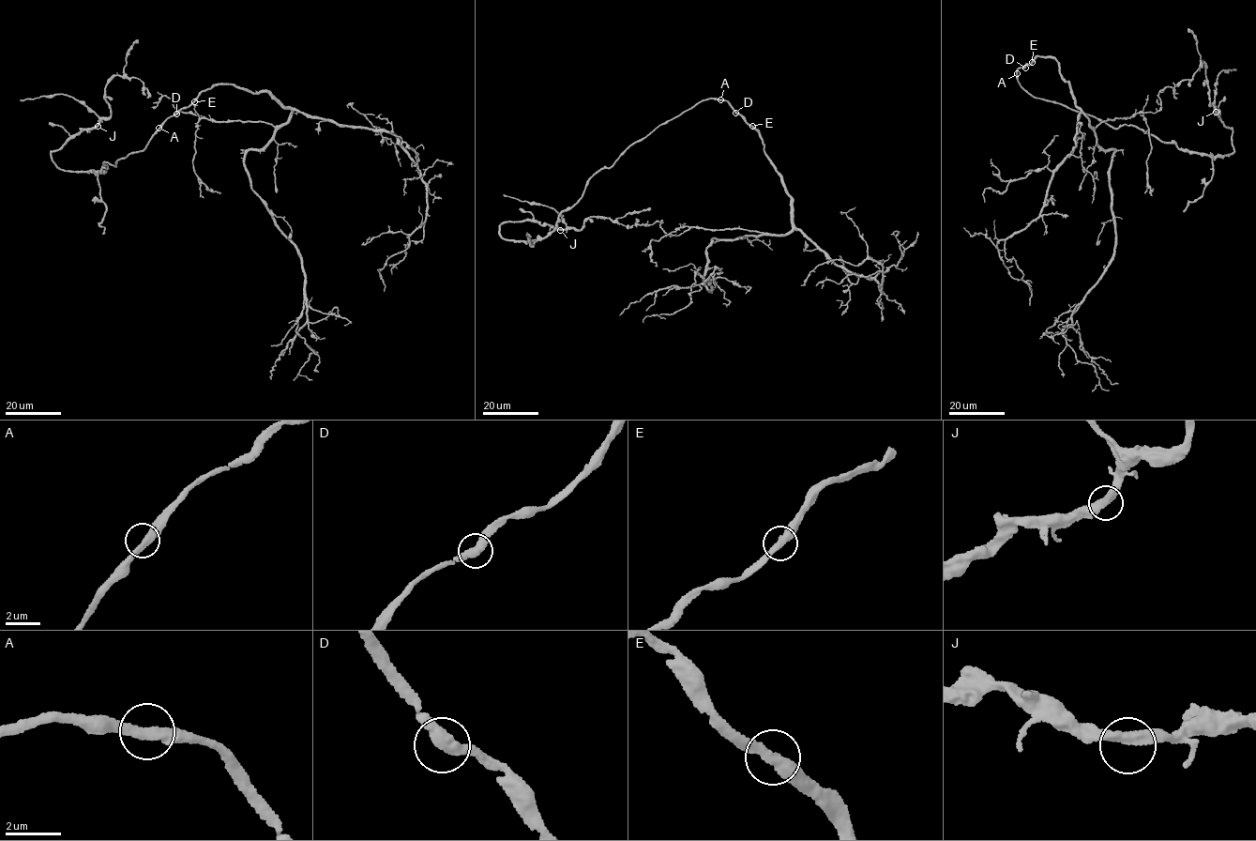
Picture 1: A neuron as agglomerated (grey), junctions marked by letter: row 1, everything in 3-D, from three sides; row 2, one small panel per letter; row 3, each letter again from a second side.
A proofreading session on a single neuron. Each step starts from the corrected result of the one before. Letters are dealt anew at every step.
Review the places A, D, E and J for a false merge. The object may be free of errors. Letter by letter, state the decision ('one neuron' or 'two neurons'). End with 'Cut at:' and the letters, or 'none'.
A: one neuron
D: one neuron
E: one neuron
J: one neuron
Cut at: none

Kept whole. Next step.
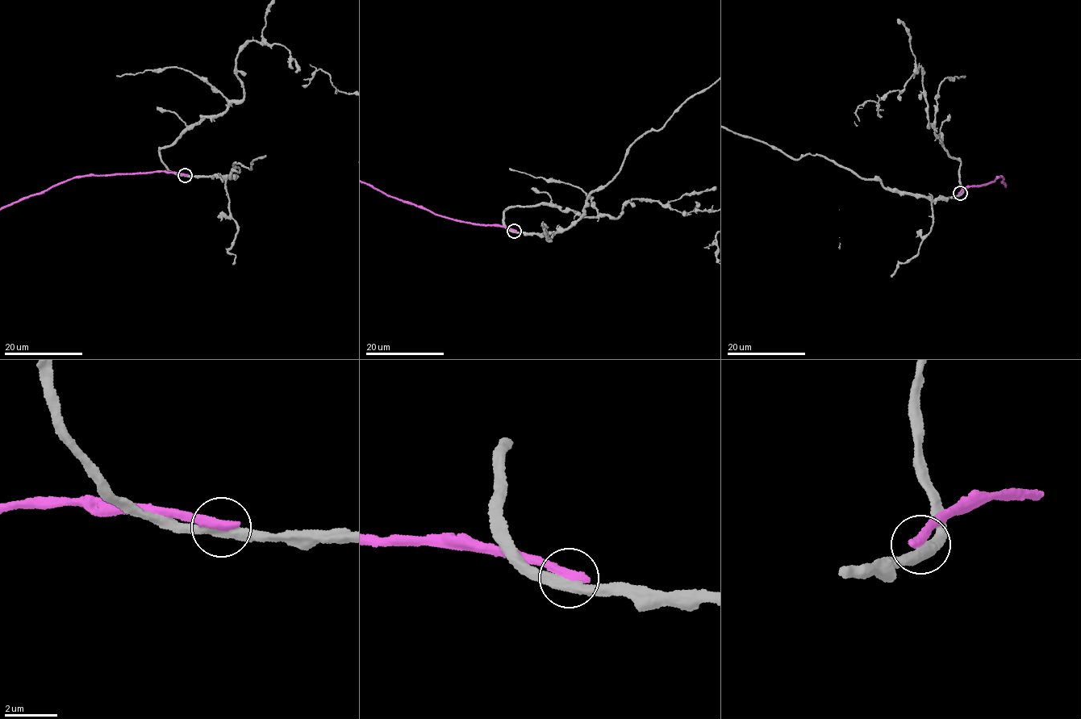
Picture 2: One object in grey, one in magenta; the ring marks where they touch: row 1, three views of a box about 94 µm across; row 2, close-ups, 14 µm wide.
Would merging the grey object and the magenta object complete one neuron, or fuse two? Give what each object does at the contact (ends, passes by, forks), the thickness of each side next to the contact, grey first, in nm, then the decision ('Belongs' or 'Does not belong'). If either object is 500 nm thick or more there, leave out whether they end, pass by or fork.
At the ring grey passes by. At the ring magenta ends. Thickness 360 nm (grey) against 440 nm. Does not belong

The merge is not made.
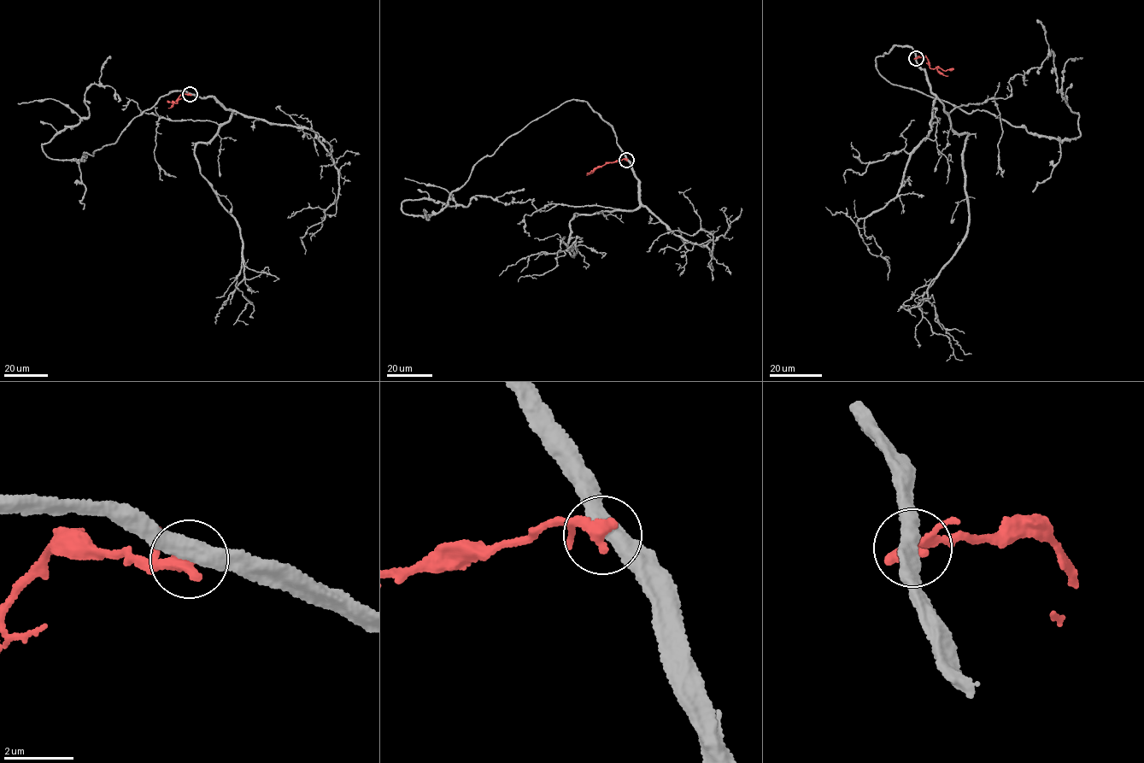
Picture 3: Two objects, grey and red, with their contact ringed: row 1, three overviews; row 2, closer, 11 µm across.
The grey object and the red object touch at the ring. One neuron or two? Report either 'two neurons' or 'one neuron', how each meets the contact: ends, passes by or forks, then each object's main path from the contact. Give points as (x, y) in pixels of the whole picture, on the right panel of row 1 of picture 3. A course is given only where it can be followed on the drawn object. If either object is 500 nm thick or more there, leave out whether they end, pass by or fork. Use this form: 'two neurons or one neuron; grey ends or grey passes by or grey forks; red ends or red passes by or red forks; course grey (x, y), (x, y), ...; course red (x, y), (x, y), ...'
two neurons; grey passes by; red ends; course grey (916, 58), (895, 45), (876, 68), (967, 113), (1056, 139), (1081, 136), (1036, 19); course red (916, 58), (924, 56), (933, 69), (953, 69)

